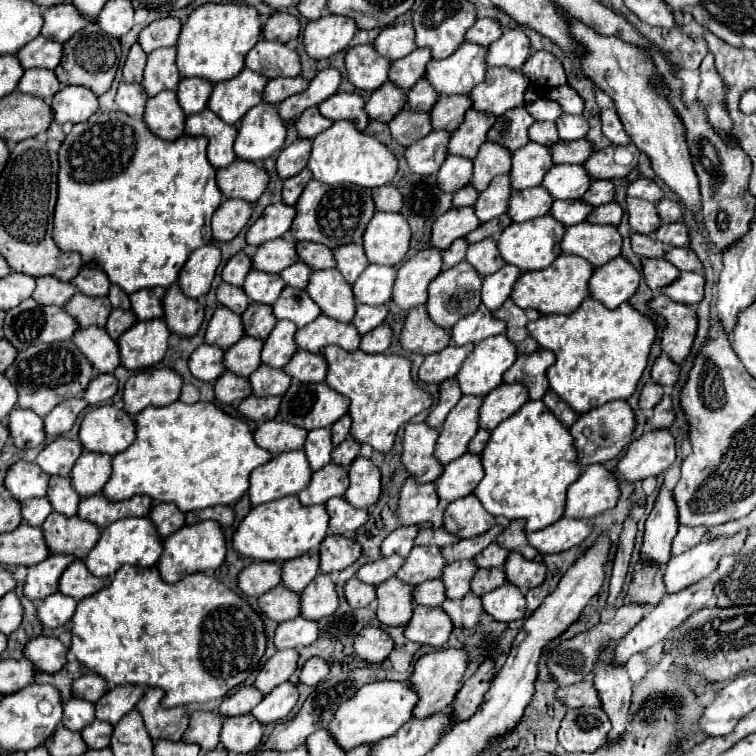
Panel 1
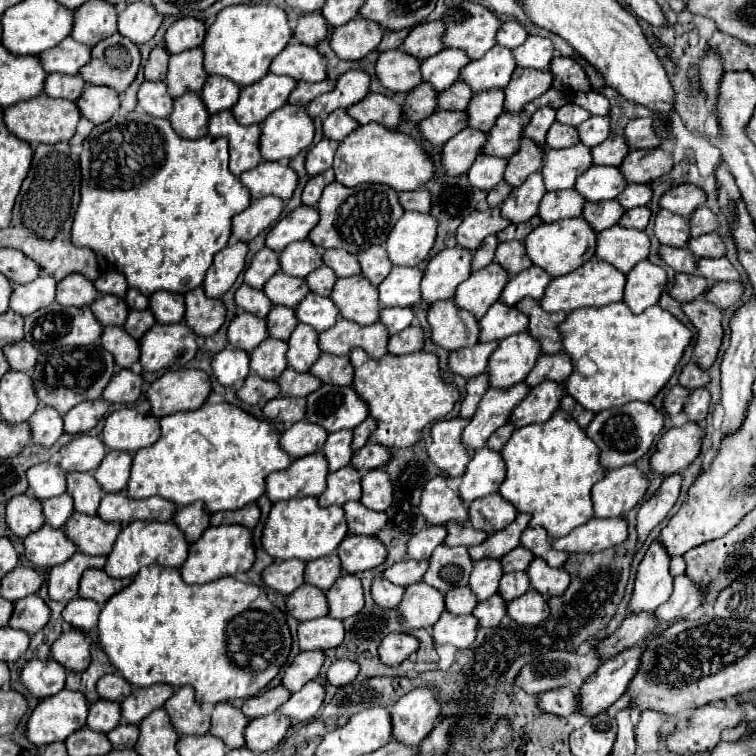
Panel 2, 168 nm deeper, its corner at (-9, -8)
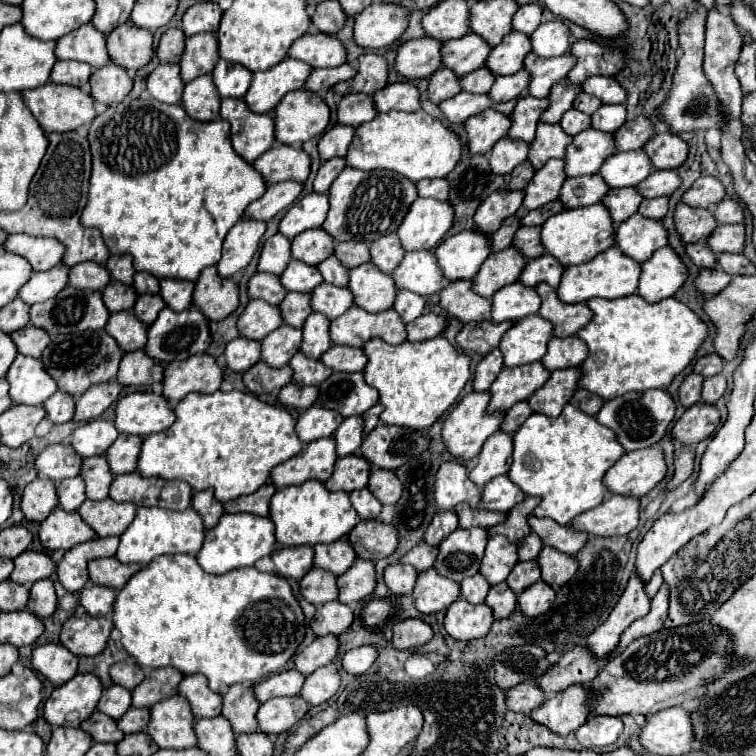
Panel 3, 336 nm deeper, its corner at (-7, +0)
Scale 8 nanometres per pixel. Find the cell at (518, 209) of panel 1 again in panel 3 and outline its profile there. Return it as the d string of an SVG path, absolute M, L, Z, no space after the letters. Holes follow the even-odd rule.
M598 174L592 176L578 176L566 178L564 186L560 188L560 198L564 208L582 208L590 204L598 204L608 192L608 186Z

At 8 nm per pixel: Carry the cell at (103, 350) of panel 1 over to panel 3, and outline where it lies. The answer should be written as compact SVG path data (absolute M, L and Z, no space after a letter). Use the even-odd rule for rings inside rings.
M114 312L106 322L106 332L124 352L142 350L146 344L146 328L132 312Z

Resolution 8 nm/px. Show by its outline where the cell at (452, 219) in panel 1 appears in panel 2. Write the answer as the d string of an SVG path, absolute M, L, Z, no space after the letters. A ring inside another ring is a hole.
M486 208L486 210L476 210L474 214L470 214L462 226L458 226L458 234L456 240L462 248L466 250L478 250L482 240L490 234L498 234L504 228L510 226L510 220L502 218L500 208Z

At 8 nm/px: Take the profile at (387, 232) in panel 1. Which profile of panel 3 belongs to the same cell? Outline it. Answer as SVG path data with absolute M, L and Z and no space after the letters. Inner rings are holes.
M416 198L396 234L406 252L432 250L452 226L452 206L434 198Z

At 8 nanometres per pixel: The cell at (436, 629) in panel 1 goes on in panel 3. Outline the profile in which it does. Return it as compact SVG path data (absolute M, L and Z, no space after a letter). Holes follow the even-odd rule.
M456 600L444 616L444 630L454 640L474 640L482 638L492 626L492 610L486 604L470 604L466 600Z

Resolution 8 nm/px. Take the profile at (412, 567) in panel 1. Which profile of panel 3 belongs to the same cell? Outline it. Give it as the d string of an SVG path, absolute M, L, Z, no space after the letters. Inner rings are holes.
M484 528L454 530L448 538L444 538L444 542L440 542L434 568L440 576L450 578L454 582L462 582L464 578L474 576L478 572L480 560L484 556L484 546Z

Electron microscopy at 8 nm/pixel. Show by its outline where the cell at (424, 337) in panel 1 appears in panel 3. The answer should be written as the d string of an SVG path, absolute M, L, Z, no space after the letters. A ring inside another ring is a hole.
M470 280L450 282L440 292L440 308L458 318L462 324L484 322L490 318L490 300L474 294L470 284Z

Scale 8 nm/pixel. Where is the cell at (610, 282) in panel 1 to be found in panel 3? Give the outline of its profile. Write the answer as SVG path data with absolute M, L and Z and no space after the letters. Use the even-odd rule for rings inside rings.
M664 246L642 264L638 294L646 302L658 302L672 296L684 284L686 276L688 270L684 268L682 260L672 252L670 246Z

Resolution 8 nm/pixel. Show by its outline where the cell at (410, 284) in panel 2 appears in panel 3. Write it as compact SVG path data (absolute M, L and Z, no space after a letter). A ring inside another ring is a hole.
M406 252L400 266L392 272L398 290L410 290L420 296L430 296L446 286L434 252Z

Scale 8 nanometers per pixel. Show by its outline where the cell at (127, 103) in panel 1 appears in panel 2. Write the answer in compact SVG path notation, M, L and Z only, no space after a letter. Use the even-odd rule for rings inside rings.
M146 80L142 86L140 86L140 92L138 92L138 104L150 114L150 116L160 116L160 118L168 118L170 112L172 112L172 98L166 90L166 82L162 80L156 80L156 82L150 82Z

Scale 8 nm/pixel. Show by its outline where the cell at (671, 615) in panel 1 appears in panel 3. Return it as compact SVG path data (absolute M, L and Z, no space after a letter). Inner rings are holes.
M582 684L568 686L568 690L550 696L544 706L536 708L530 714L532 720L548 726L552 732L562 736L574 732L580 724L586 722L588 716L588 686Z

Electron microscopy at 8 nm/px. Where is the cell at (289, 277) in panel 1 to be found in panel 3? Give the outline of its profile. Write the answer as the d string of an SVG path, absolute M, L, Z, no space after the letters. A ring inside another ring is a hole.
M330 256L324 262L320 262L318 270L320 270L324 282L328 282L328 284L346 286L346 282L348 282L348 270L338 262L336 256Z

